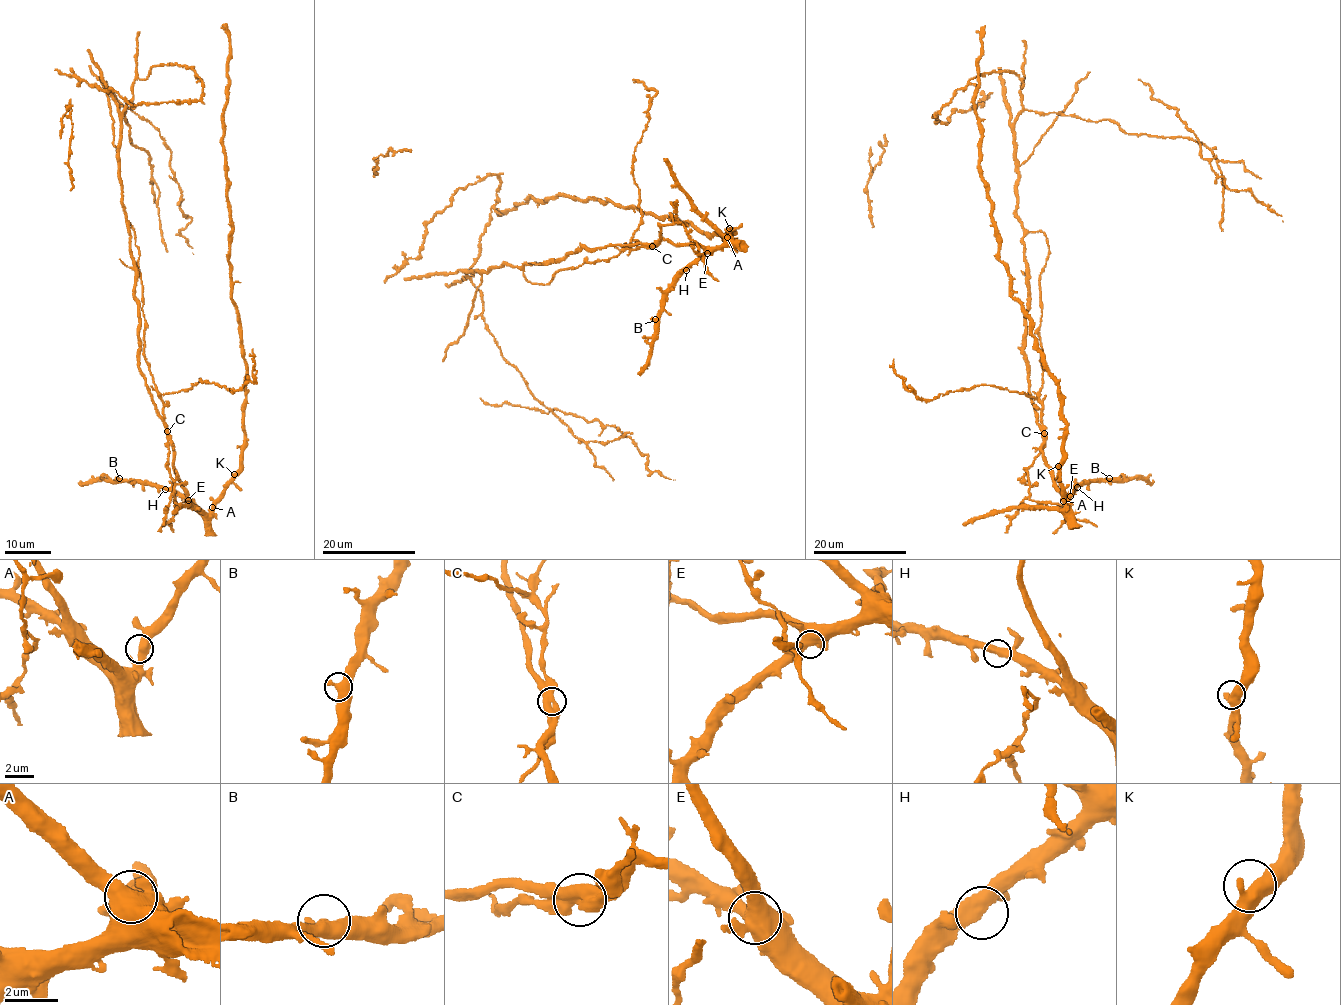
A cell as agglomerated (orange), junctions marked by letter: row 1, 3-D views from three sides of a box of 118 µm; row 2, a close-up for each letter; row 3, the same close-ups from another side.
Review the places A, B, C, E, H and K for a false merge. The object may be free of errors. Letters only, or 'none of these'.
none of these

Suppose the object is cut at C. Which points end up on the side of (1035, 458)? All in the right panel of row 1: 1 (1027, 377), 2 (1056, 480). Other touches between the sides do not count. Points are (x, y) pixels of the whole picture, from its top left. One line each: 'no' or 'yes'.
1: no
2: no

